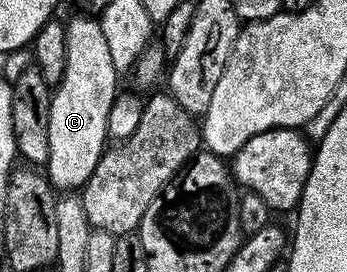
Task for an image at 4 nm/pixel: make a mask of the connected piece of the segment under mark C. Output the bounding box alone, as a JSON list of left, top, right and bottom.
[47,16,119,191]

